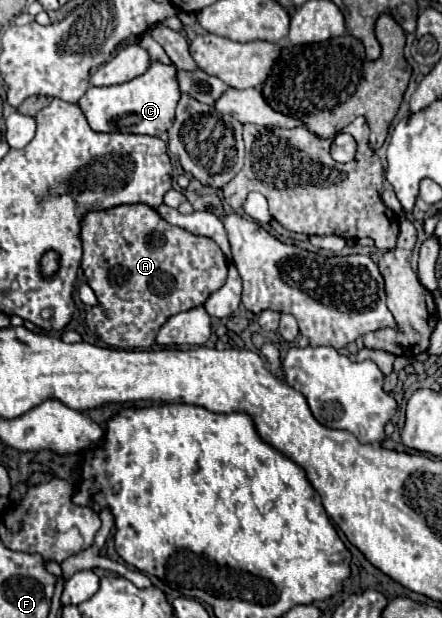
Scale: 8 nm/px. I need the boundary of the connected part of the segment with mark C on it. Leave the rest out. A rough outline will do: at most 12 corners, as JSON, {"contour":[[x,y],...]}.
{"contour":[[153,63],[79,107],[97,133],[161,135],[175,117],[175,65]]}

